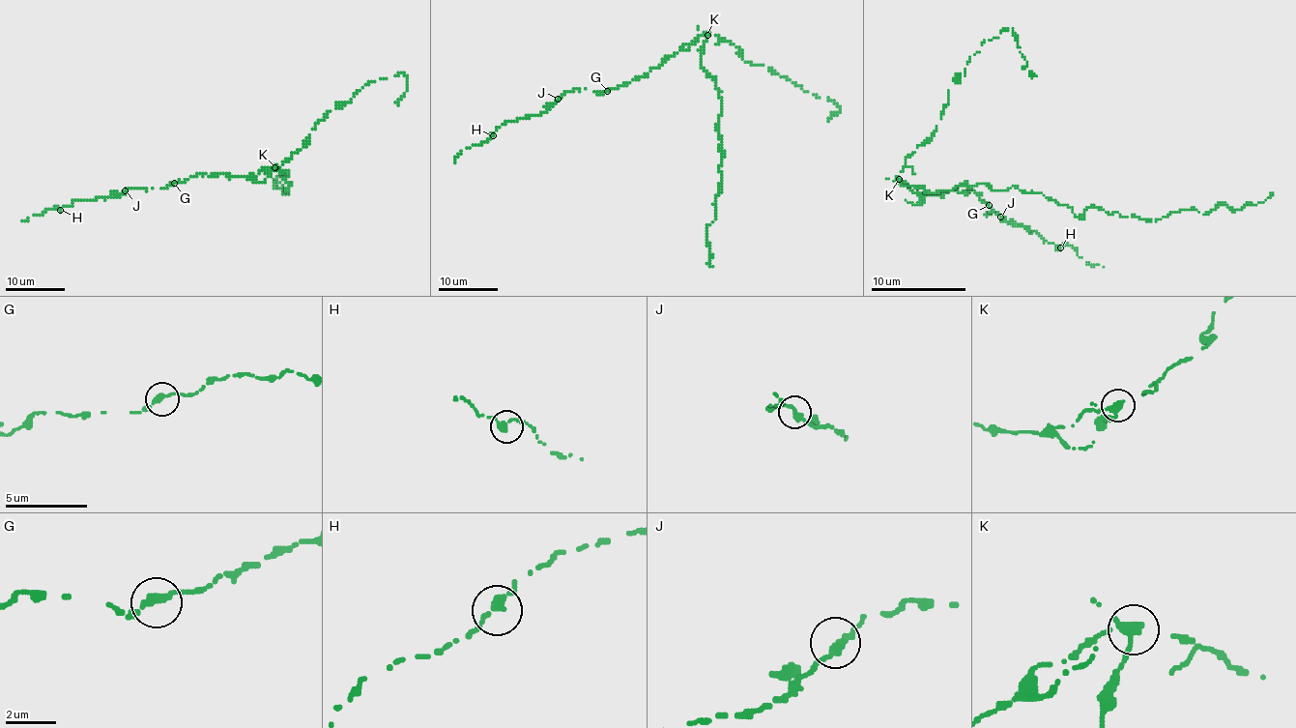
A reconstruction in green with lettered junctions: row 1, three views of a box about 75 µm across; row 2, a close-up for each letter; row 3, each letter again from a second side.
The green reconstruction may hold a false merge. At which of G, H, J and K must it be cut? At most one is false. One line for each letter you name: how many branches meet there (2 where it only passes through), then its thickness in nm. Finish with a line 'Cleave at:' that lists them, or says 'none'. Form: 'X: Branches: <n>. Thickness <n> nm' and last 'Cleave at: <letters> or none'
K: Branches: 2. Thickness 320 nm
Cleave at: K

